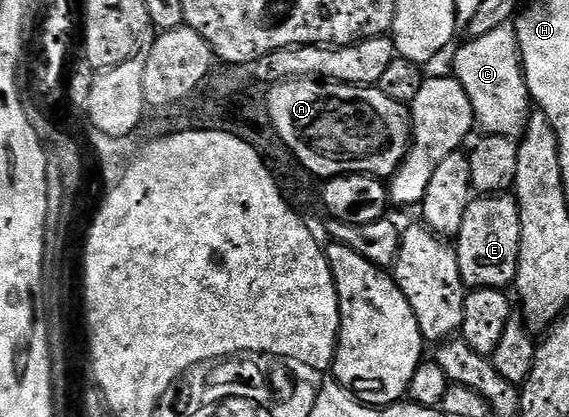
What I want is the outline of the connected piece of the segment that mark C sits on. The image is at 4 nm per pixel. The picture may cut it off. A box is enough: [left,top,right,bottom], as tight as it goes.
[452,23,531,140]

